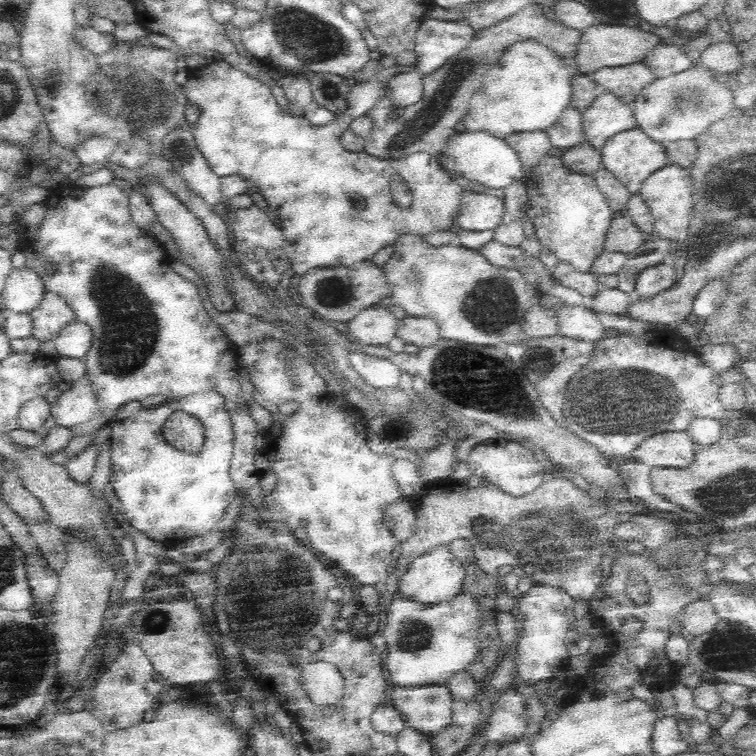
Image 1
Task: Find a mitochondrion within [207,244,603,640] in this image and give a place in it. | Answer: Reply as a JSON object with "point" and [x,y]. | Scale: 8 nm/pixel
{"point":[556,548]}

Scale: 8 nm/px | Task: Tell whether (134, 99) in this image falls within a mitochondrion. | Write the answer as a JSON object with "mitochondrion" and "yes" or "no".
{"mitochondrion":"yes"}

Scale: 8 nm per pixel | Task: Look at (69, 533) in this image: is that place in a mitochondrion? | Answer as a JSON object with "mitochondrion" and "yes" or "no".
{"mitochondrion":"no"}

